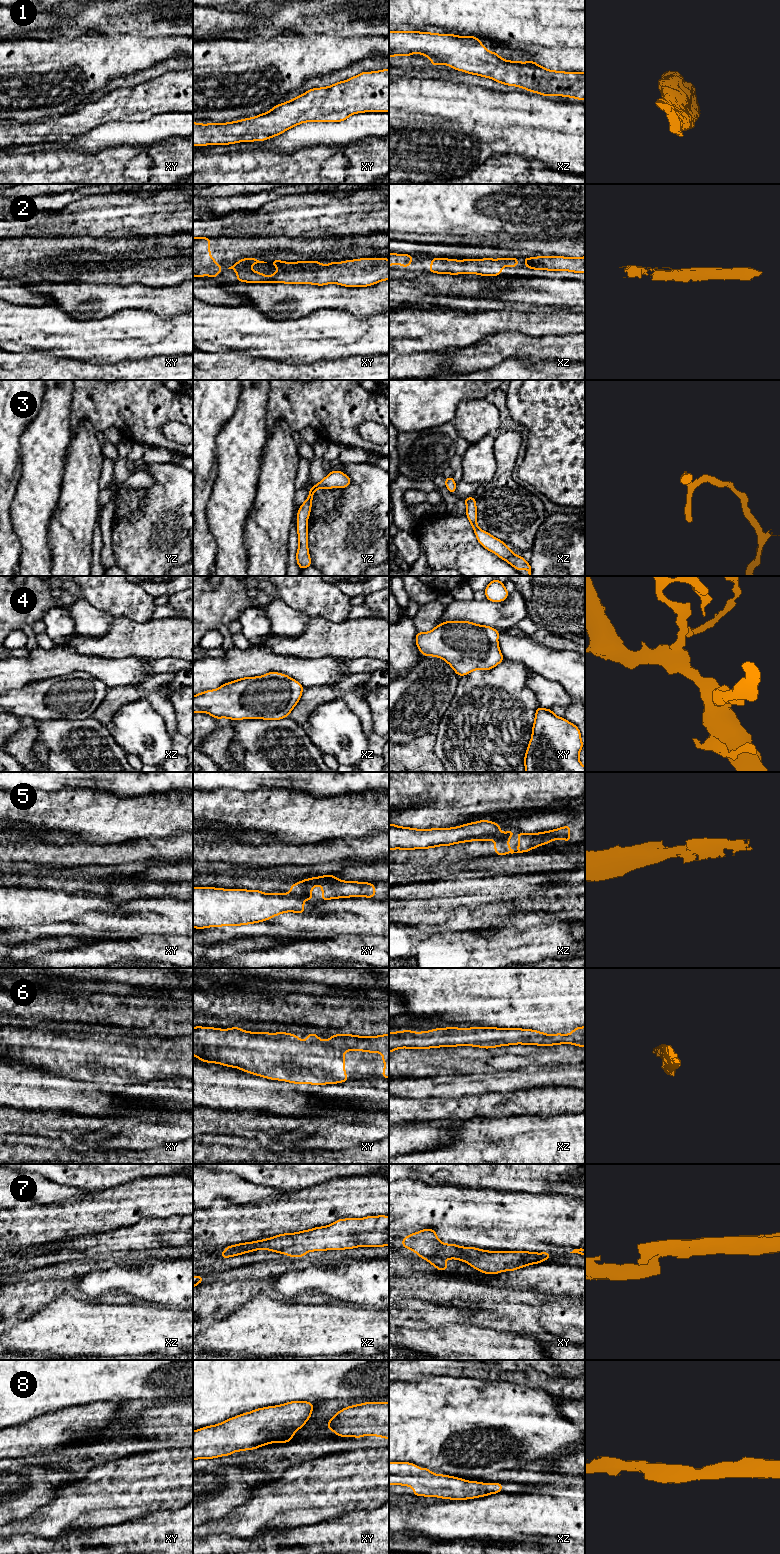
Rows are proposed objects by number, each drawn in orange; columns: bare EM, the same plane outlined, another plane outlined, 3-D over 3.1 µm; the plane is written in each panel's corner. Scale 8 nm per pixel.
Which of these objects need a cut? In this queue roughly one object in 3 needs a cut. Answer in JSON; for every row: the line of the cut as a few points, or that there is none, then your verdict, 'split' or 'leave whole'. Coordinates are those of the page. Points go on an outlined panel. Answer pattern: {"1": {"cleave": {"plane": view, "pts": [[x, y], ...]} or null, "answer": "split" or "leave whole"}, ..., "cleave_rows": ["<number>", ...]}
{"1": {"cleave": null, "answer": "leave whole"}, "2": {"cleave": null, "answer": "leave whole"}, "3": {"cleave": null, "answer": "leave whole"}, "4": {"cleave": null, "answer": "leave whole"}, "5": {"cleave": {"plane": "xy", "pts": [[289, 893], [303, 900]]}, "answer": "split"}, "6": {"cleave": null, "answer": "leave whole"}, "7": {"cleave": {"plane": "xz", "pts": [[226, 1249], [242, 1246], [246, 1251]]}, "answer": "split"}, "8": {"cleave": null, "answer": "leave whole"}, "cleave_rows": ["5", "7"]}

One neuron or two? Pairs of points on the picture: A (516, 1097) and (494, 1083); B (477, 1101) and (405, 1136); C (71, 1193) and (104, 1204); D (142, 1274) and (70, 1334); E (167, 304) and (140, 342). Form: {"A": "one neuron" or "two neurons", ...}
{"A": "two neurons", "B": "two neurons", "C": "two neurons", "D": "two neurons", "E": "two neurons"}

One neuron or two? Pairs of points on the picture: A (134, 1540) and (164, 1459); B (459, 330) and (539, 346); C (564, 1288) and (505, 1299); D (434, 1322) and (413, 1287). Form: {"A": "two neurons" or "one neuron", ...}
{"A": "two neurons", "B": "two neurons", "C": "two neurons", "D": "two neurons"}

